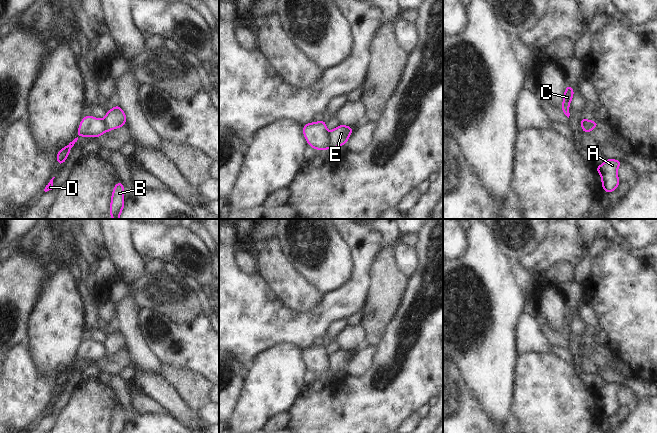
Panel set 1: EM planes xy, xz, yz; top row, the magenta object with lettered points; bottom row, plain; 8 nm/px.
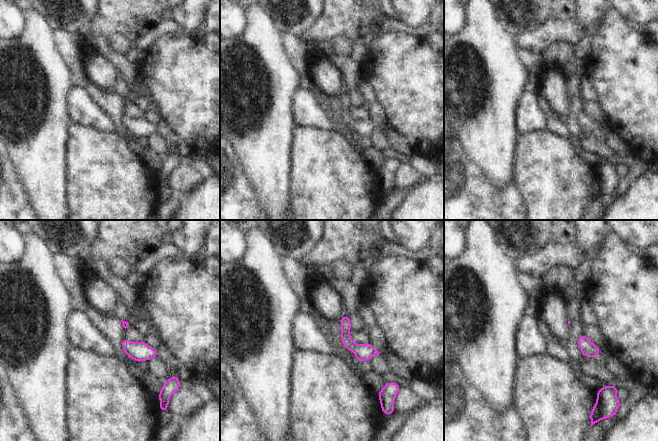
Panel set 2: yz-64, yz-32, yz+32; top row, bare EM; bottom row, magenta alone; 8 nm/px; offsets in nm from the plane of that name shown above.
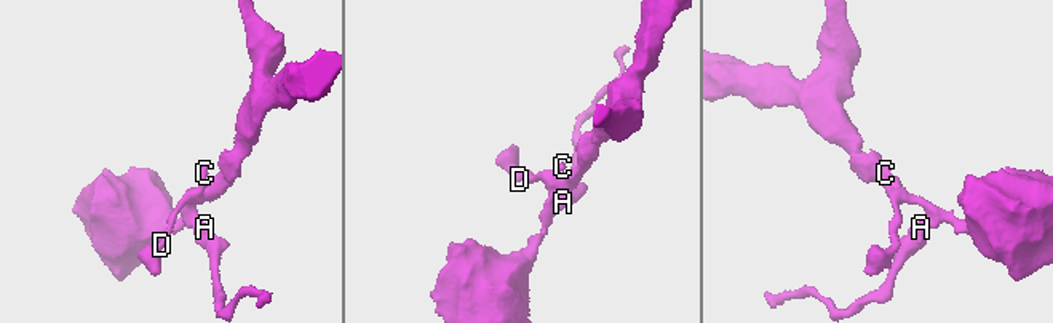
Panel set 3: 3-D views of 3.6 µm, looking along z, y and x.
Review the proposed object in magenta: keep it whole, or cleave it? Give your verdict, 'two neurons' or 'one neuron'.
two neurons

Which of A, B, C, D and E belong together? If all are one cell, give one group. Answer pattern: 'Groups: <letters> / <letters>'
Groups: A B C D / E.

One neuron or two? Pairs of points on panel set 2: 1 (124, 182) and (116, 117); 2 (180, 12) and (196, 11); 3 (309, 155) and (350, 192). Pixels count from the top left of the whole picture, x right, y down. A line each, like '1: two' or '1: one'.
1: two
2: one
3: one

